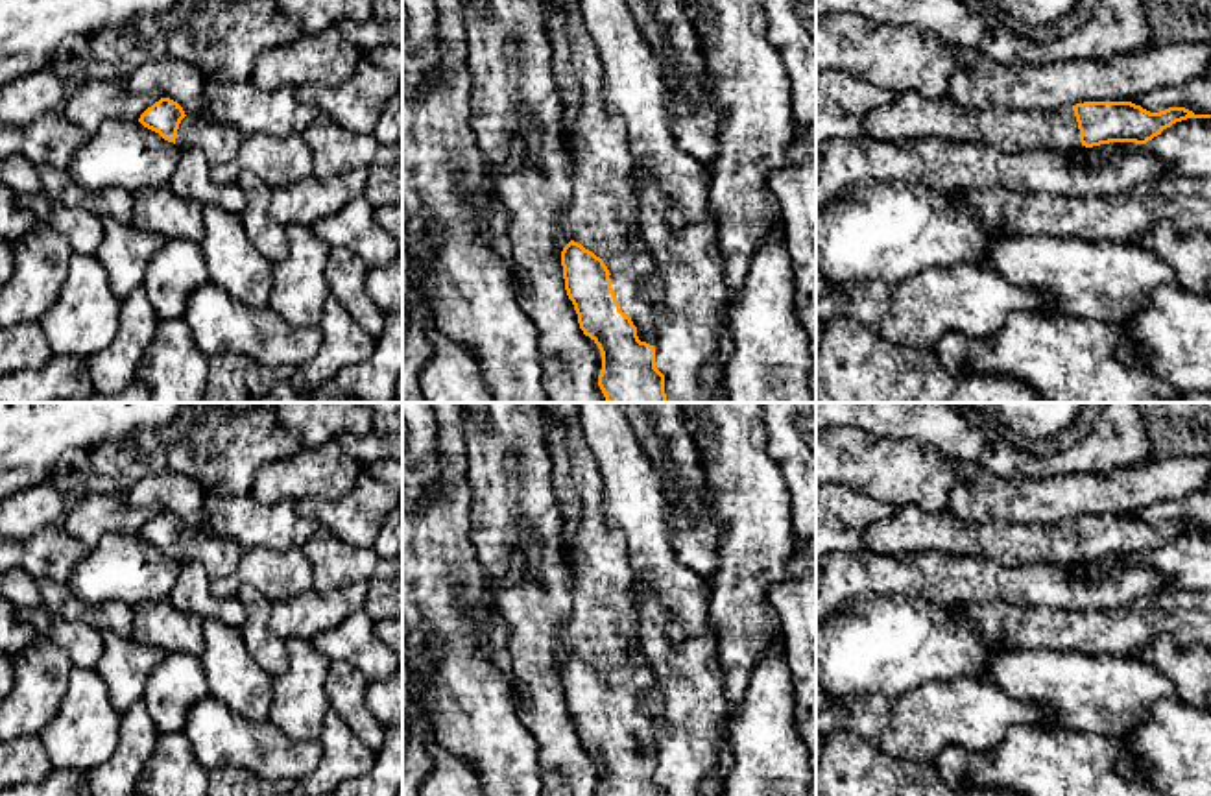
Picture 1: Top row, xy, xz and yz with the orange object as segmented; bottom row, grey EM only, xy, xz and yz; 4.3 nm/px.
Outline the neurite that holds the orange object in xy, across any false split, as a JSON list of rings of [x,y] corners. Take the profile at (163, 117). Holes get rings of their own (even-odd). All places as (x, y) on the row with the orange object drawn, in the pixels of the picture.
[[[161,98],[148,107],[138,122],[181,150],[199,148],[209,164],[233,161],[244,139],[229,124],[210,122],[201,115],[186,116],[183,107],[170,98]]]

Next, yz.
[[[914,90],[899,92],[899,98],[864,118],[864,129],[877,140],[901,140],[910,137],[941,137],[949,140],[967,140],[991,146],[1006,155],[1023,155],[1026,151],[1069,150],[1100,146],[1109,142],[1146,144],[1163,129],[1187,118],[1211,118],[1211,115],[1194,115],[1185,107],[1169,107],[1150,113],[1132,102],[1084,102],[1063,109],[1025,111],[1025,109],[986,109],[971,111],[954,103],[949,96],[930,100]]]

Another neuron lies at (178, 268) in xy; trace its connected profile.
[[[168,238],[151,257],[142,288],[159,320],[183,318],[188,297],[209,283],[209,266],[199,242]]]

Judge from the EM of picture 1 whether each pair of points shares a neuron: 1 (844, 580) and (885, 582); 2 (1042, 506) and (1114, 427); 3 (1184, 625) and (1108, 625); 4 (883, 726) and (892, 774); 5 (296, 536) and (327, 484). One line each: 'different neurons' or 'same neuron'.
1: same neuron
2: different neurons
3: same neuron
4: different neurons
5: different neurons

